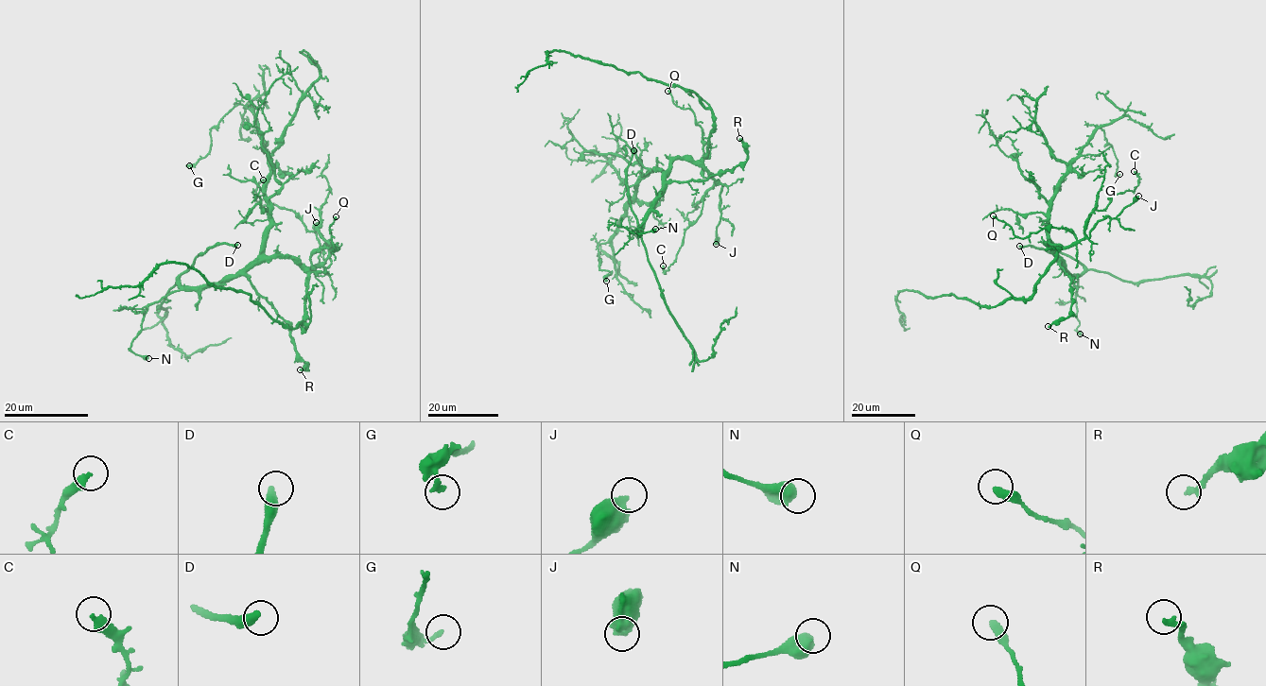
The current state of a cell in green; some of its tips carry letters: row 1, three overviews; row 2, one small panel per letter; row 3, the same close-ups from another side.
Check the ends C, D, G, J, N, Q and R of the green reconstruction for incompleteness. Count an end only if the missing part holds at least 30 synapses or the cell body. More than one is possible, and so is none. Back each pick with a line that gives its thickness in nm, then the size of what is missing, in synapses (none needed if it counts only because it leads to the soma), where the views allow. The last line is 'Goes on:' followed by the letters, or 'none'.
D: 400 nm thick; about 100 synapses
Goes on: D

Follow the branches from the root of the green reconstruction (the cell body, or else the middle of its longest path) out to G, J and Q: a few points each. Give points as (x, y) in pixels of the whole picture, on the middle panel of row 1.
G: (695, 161), (676, 159), (667, 171), (641, 175), (617, 227), (598, 245), (599, 267), (612, 272), (606, 281)
J: (695, 161), (708, 169), (717, 180), (725, 184), (719, 194), (720, 216), (717, 228), (716, 244)
Q: (695, 161), (706, 168), (708, 177), (704, 178), (702, 174), (702, 136), (694, 112), (673, 103), (667, 91)

